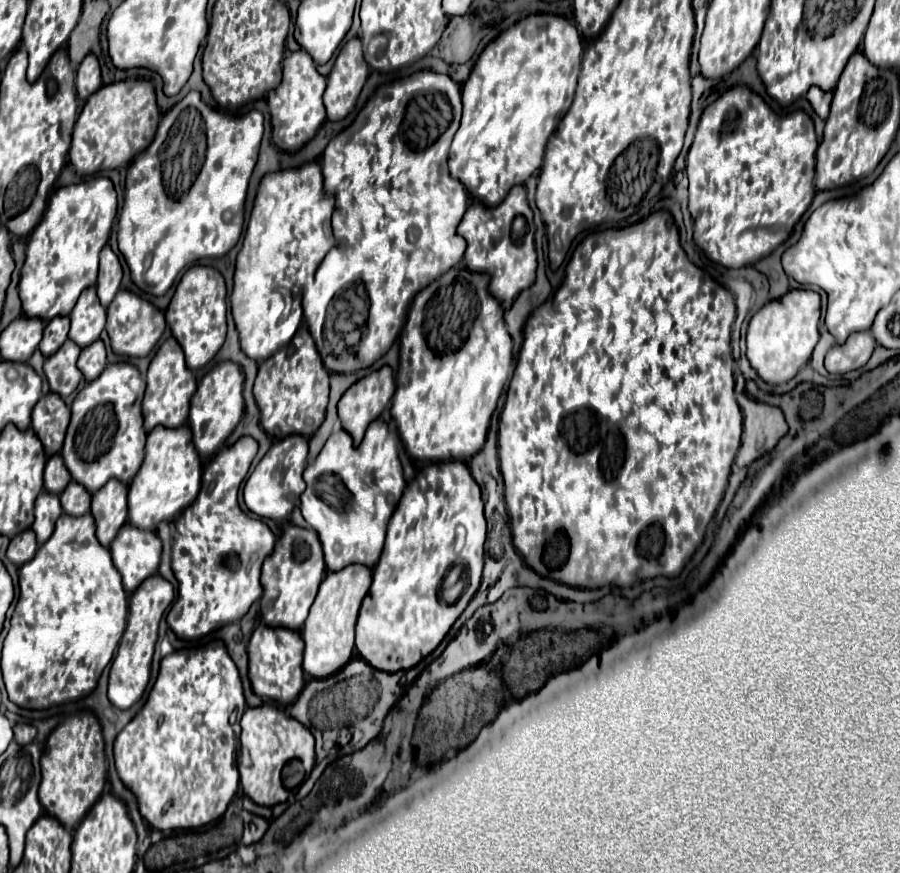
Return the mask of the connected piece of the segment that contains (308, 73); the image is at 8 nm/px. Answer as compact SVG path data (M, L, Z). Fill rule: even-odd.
M303 49L289 53L283 59L283 79L279 87L269 91L267 103L271 113L273 125L273 143L283 151L297 151L309 139L315 137L319 125L325 121L325 107L323 107L323 91L325 91L325 77L315 69L315 61Z

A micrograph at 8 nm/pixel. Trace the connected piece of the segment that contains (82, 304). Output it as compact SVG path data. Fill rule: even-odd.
M89 287L81 293L69 317L69 339L73 339L79 347L87 347L99 339L101 331L105 329L105 307L99 303L95 287Z

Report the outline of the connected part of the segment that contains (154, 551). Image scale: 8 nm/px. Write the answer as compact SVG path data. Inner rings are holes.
M129 523L121 527L121 533L109 547L113 563L123 577L123 587L133 593L143 579L157 573L161 559L161 539L155 531L143 531Z

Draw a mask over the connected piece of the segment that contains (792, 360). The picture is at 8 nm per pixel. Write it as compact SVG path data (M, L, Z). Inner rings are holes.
M791 289L783 297L769 301L749 321L747 359L765 383L781 385L793 379L813 353L819 341L819 293L811 289Z

